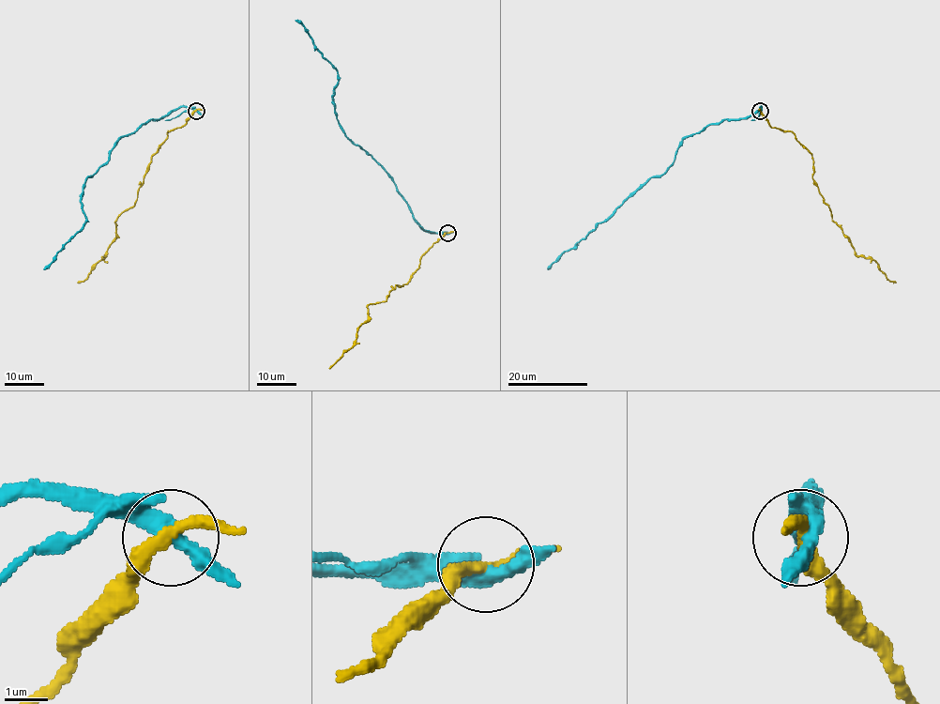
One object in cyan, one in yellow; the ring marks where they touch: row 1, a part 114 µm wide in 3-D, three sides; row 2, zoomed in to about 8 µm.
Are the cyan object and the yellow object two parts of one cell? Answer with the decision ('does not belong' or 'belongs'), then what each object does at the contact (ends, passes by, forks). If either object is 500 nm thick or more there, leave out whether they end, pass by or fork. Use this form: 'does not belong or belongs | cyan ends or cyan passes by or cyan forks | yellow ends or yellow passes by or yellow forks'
does not belong | cyan passes by | yellow passes by

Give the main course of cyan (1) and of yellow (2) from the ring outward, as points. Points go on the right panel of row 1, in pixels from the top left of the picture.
1: (760, 110), (761, 106), (744, 118), (723, 119), (687, 135), (674, 162), (662, 174), (639, 187), (547, 269)
2: (760, 110), (771, 127), (791, 131), (813, 158), (812, 177), (818, 191), (856, 254), (871, 257), (896, 283)

